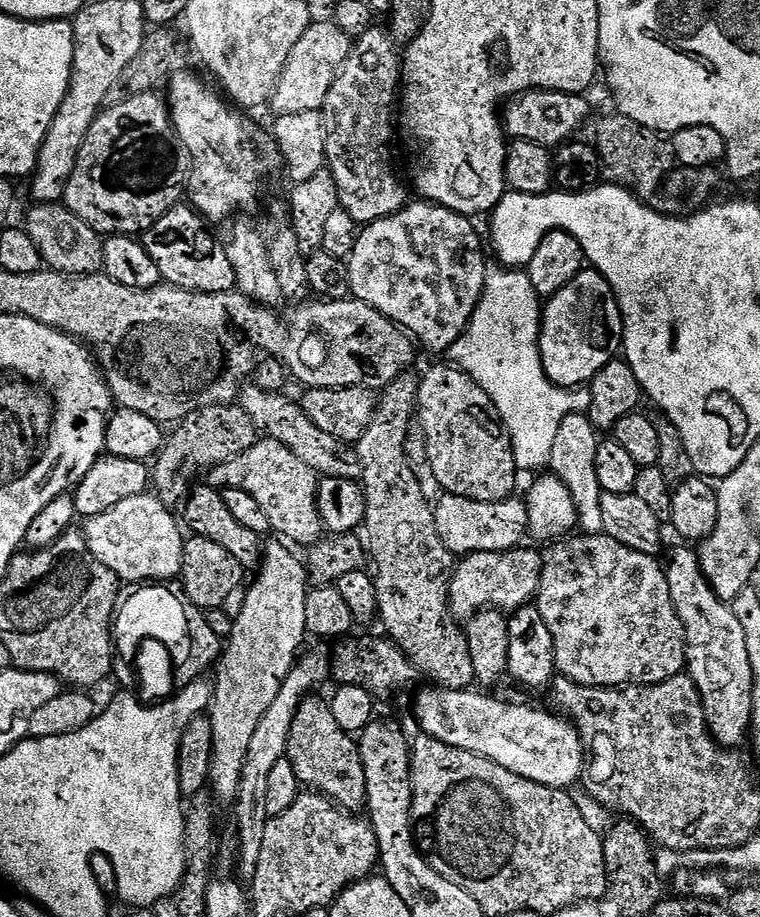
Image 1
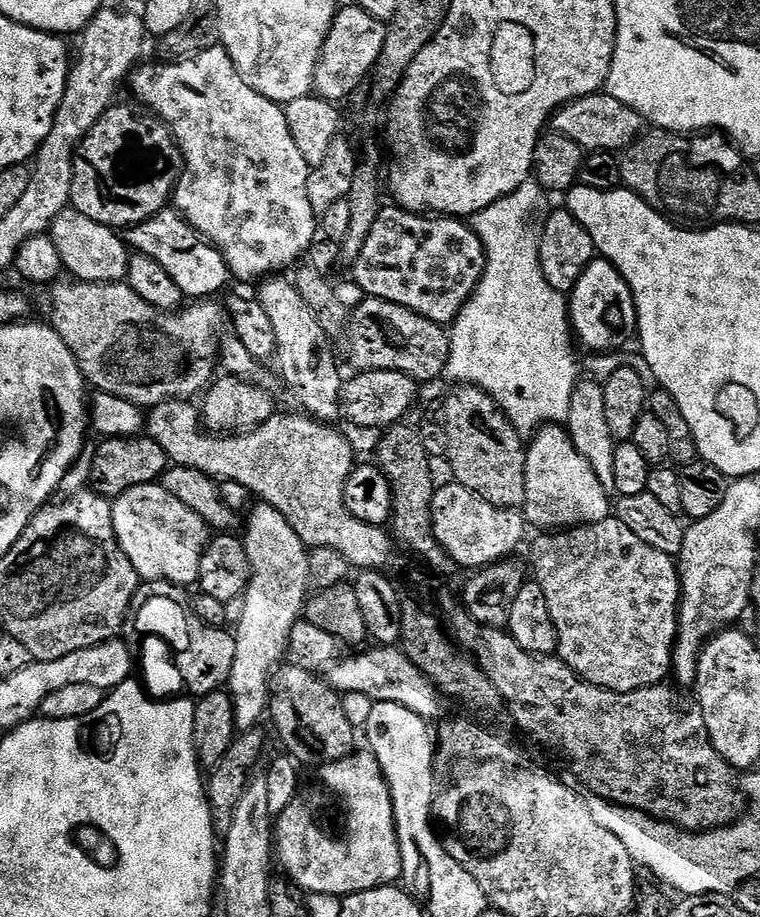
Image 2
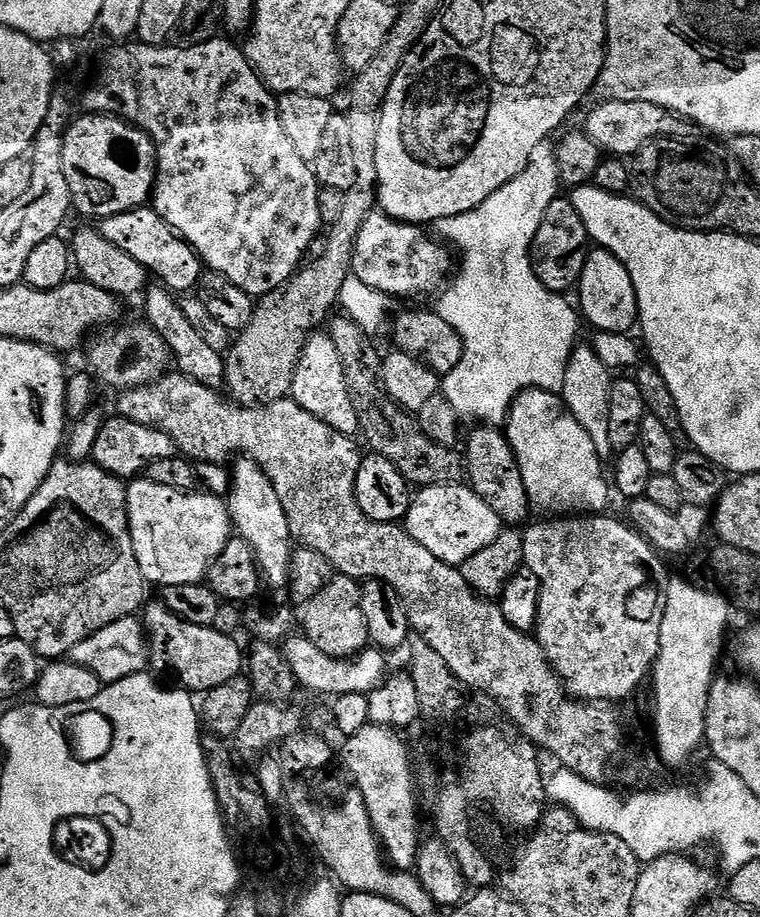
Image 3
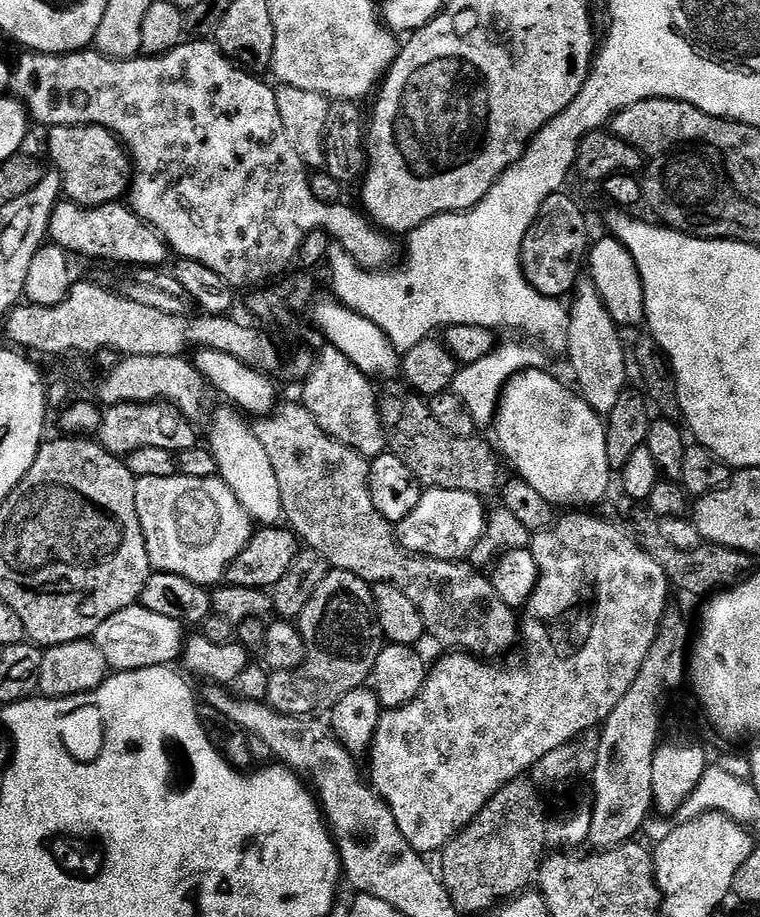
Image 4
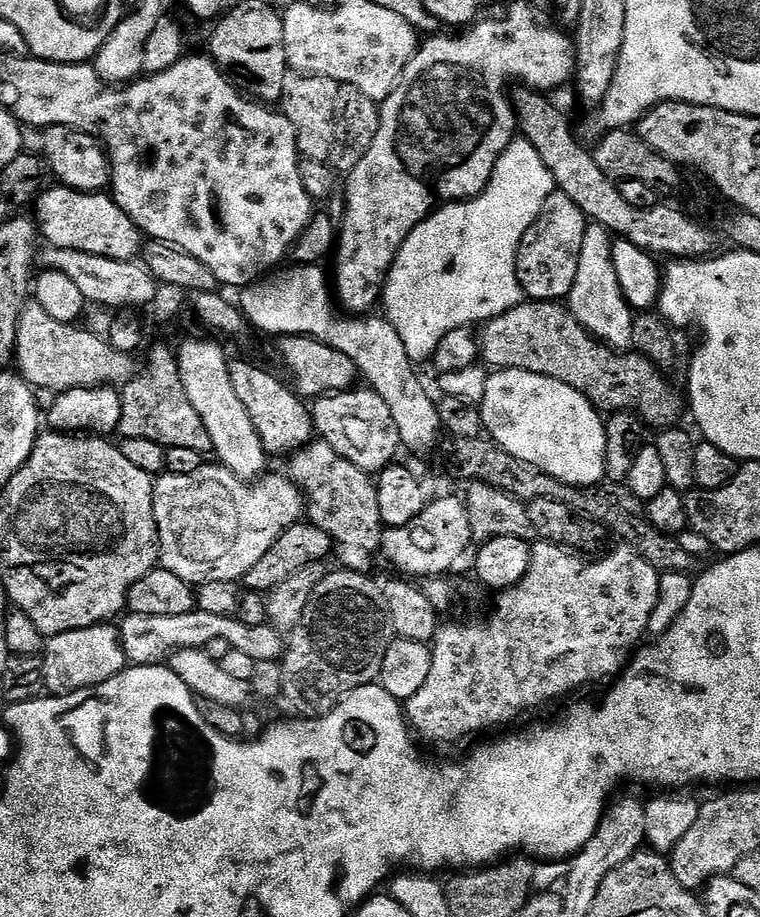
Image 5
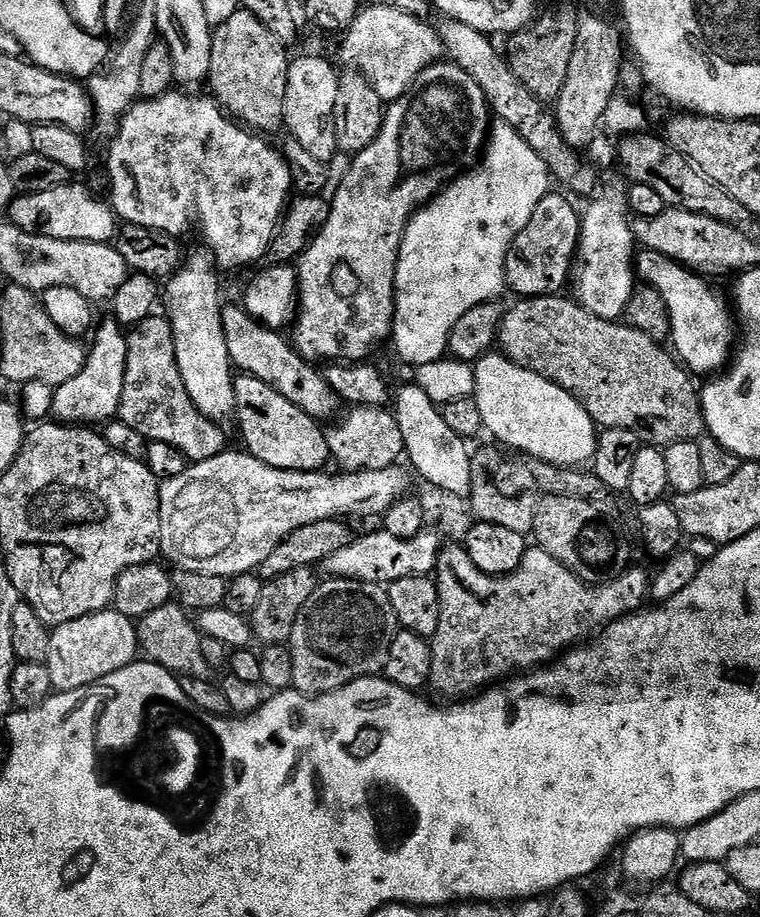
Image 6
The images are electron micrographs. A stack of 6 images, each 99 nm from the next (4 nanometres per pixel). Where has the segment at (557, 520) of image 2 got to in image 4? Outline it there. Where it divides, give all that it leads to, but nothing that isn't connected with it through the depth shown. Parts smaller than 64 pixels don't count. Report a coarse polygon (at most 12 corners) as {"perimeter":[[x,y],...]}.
{"perimeter":[[548,370],[500,393],[495,443],[549,505],[608,492],[605,421]]}

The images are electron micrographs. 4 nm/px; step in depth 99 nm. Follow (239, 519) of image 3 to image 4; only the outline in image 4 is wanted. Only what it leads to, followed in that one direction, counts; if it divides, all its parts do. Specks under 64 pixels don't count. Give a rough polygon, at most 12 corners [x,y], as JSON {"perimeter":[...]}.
{"perimeter":[[241,415],[220,416],[207,447],[260,526],[284,507],[266,446]]}

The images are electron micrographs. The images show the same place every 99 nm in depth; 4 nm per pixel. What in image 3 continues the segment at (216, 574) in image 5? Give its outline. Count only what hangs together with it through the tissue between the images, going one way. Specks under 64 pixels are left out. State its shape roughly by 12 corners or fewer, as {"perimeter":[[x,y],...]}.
{"perimeter":[[127,485],[149,585],[201,583],[232,539],[207,490]]}

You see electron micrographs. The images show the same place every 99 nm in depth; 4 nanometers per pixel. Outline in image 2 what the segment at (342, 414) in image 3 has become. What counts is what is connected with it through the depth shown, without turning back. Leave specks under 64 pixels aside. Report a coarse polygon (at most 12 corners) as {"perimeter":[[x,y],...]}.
{"perimeter":[[284,276],[258,299],[274,327],[280,372],[307,415],[342,414],[343,377],[316,355],[316,312]]}

